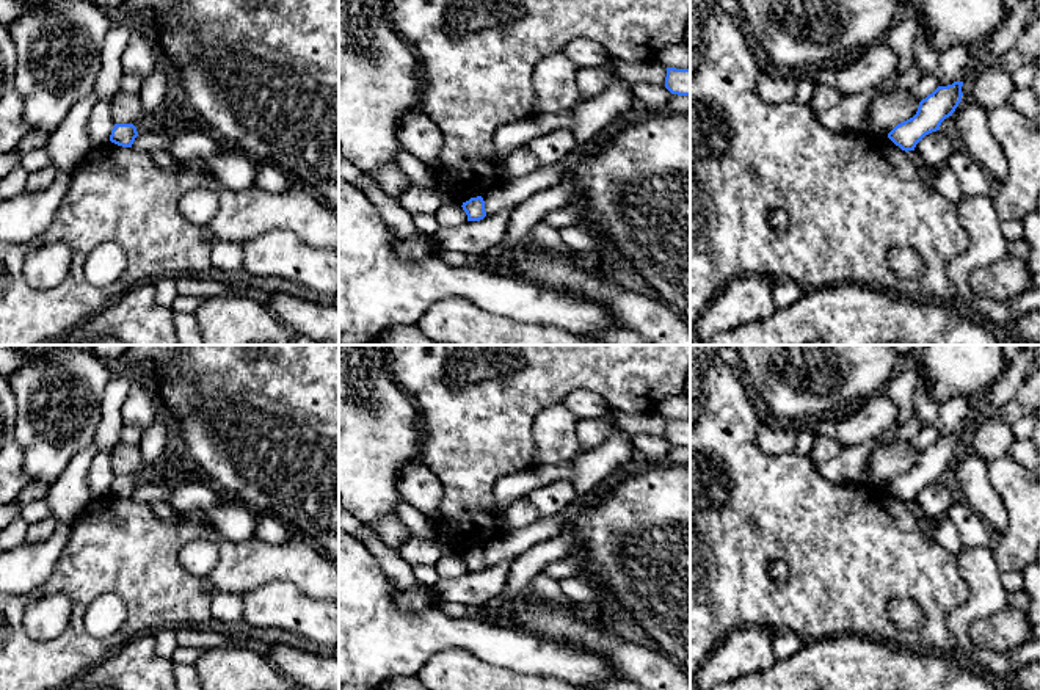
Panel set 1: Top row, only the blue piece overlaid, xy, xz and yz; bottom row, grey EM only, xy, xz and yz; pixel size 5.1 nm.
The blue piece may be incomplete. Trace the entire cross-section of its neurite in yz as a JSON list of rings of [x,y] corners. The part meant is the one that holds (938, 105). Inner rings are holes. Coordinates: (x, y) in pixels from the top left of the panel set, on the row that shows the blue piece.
[[[963,82],[938,86],[932,94],[919,102],[913,118],[897,124],[888,138],[902,151],[915,151],[916,144],[929,133],[940,130],[941,122],[952,116],[962,102]]]

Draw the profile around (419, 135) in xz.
[[[420,108],[400,118],[398,140],[403,151],[428,166],[441,165],[442,133]]]

